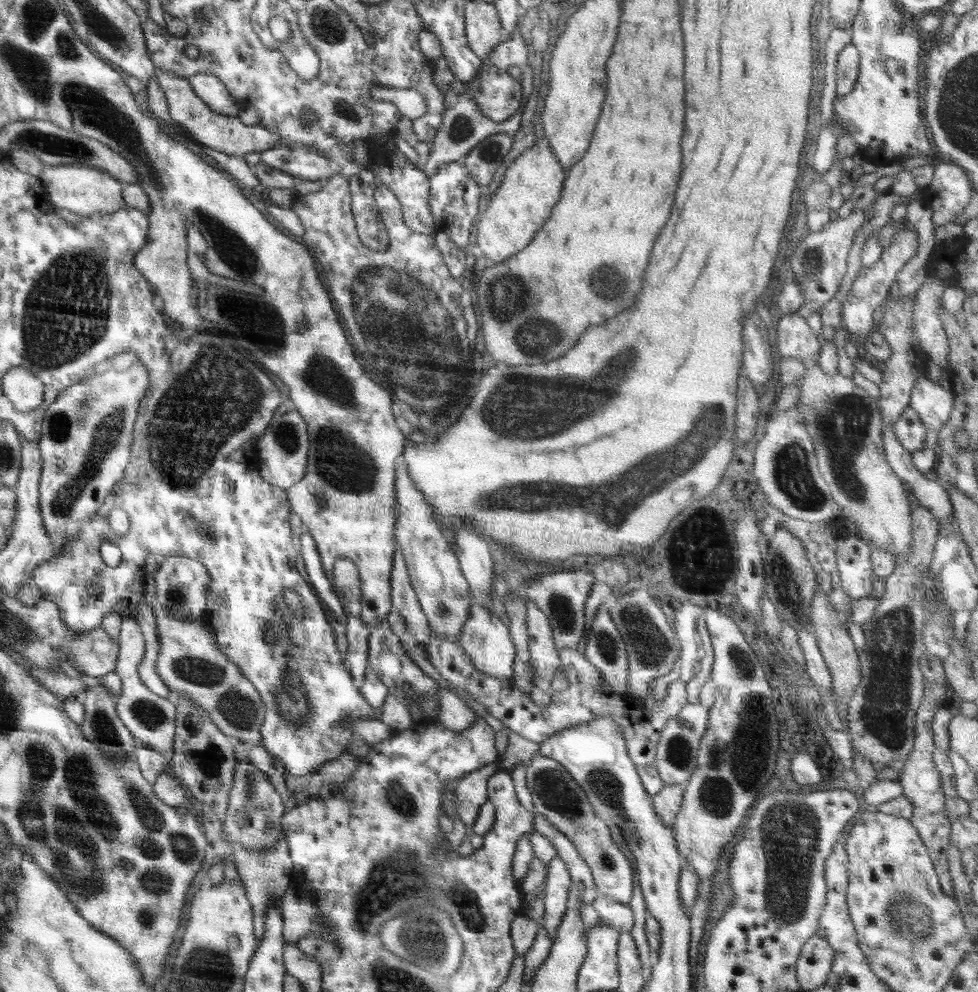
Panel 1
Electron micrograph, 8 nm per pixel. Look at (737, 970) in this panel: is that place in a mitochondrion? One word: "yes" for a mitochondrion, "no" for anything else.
no

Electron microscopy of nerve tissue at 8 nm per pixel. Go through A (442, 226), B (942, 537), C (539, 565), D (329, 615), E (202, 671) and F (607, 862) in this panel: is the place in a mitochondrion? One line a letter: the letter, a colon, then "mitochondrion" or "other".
A: other
B: other
C: other
D: other
E: mitochondrion
F: mitochondrion

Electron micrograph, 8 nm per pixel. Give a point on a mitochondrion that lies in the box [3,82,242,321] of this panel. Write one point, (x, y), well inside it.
(43, 140)

